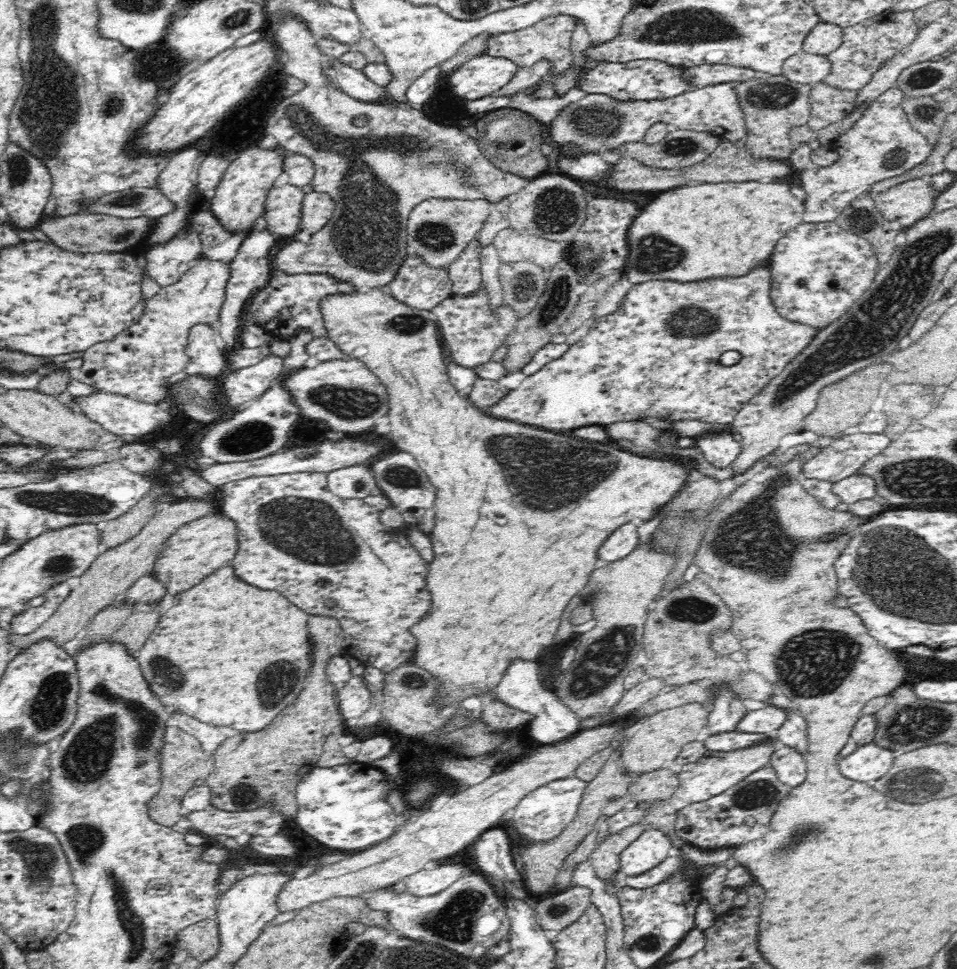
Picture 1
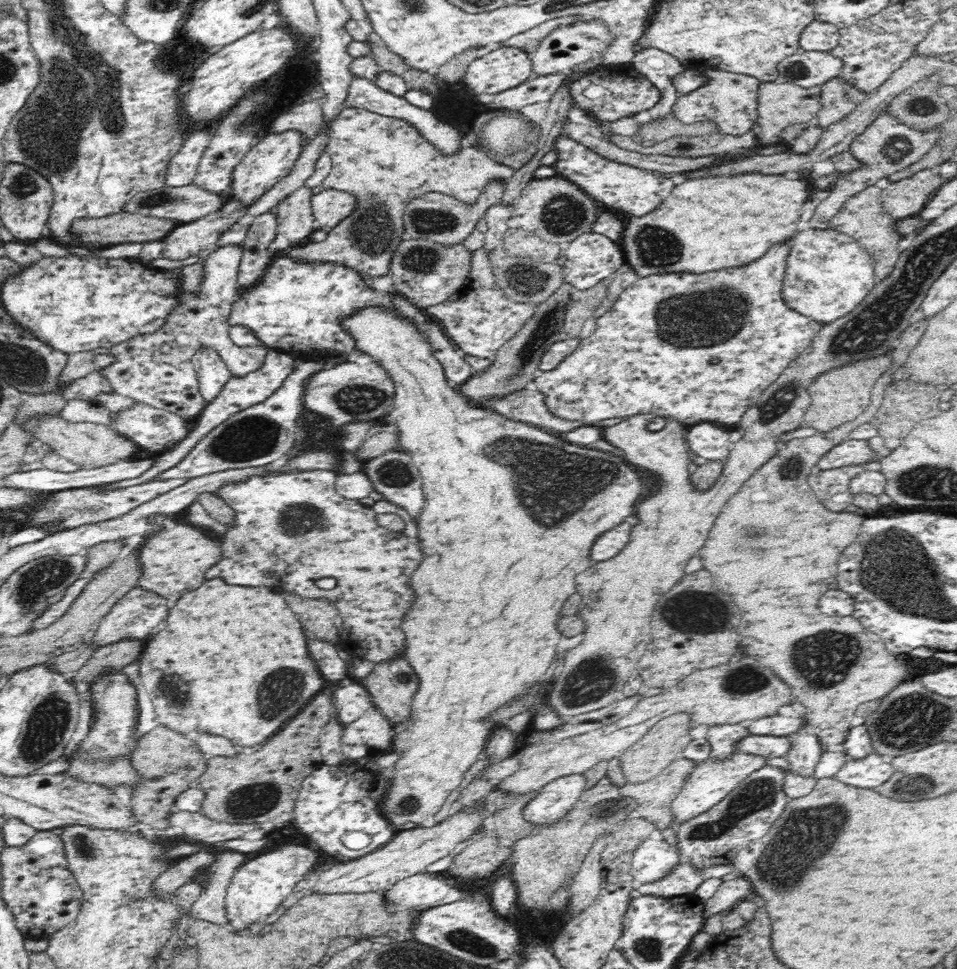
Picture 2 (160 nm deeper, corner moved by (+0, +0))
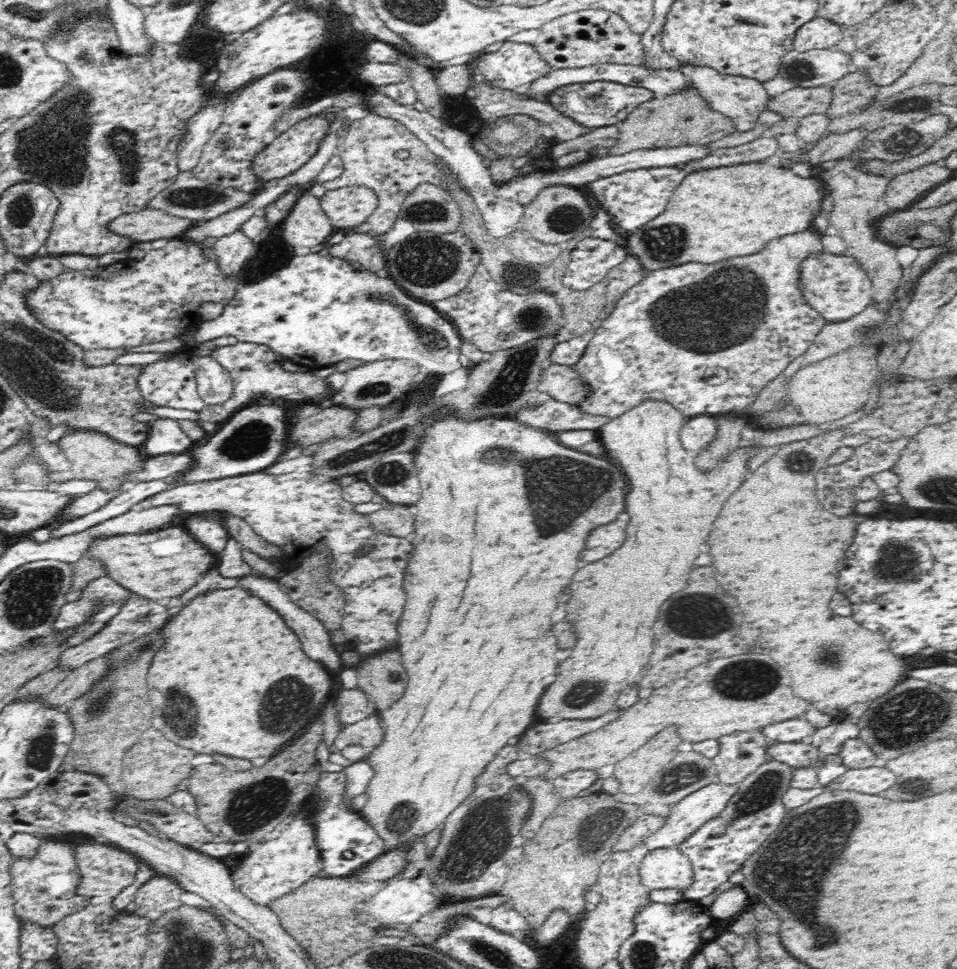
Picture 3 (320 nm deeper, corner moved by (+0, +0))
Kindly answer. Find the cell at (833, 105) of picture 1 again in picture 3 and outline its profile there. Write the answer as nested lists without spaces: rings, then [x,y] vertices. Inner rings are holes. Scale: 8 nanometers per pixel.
[[[852,70],[844,78],[831,85],[833,99],[827,117],[838,118],[850,113],[854,108],[870,103],[876,96],[879,88],[867,72]]]

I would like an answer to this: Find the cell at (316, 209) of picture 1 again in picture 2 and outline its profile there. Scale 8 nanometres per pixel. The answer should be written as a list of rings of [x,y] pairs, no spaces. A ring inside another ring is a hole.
[[[328,189],[313,195],[311,207],[318,228],[329,232],[356,210],[357,200],[349,192]]]

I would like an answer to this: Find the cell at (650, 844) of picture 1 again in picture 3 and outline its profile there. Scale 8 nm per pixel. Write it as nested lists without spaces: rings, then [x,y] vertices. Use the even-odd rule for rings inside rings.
[[[660,848],[646,853],[639,876],[649,890],[684,892],[694,882],[691,860],[677,848]]]

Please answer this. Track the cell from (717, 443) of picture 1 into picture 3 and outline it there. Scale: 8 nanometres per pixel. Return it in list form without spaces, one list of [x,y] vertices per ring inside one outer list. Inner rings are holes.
[[[702,414],[690,417],[682,426],[680,441],[688,452],[701,452],[716,436],[716,419],[713,415]]]

